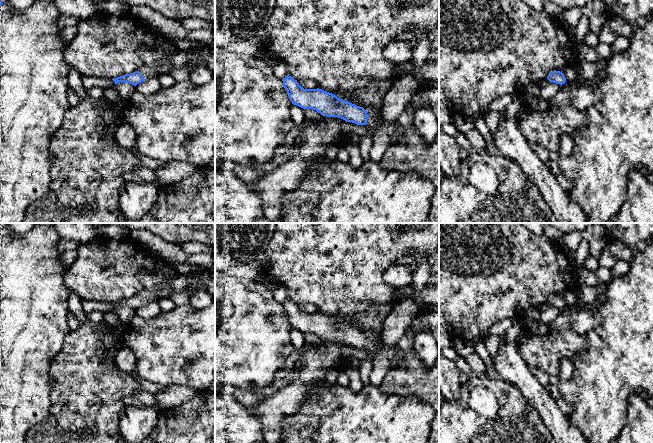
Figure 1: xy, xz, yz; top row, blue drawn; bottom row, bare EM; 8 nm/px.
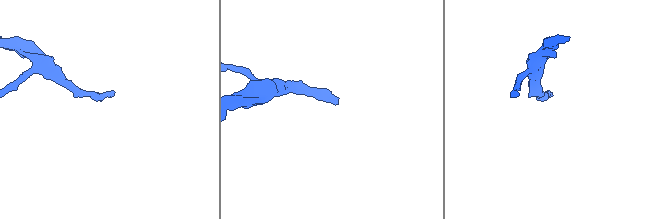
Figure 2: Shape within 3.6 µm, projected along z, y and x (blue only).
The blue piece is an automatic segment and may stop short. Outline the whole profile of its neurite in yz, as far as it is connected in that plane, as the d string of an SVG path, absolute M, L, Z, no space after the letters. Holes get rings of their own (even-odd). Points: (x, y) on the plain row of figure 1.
M552 295L549 297L549 299L547 300L547 303L550 306L556 307L556 308L564 308L566 306L566 302L564 300L564 298L560 295Z

